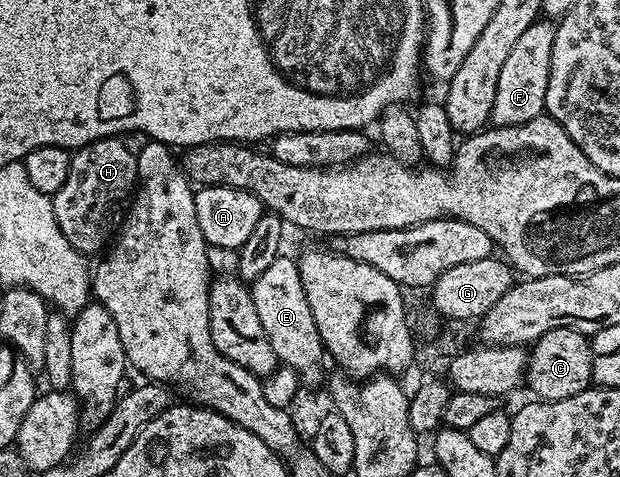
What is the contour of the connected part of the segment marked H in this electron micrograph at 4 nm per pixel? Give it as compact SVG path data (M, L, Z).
M117 136L100 138L72 151L67 181L51 196L59 232L71 240L80 254L93 256L96 250L104 251L110 245L138 185L137 155L121 142L124 141Z

